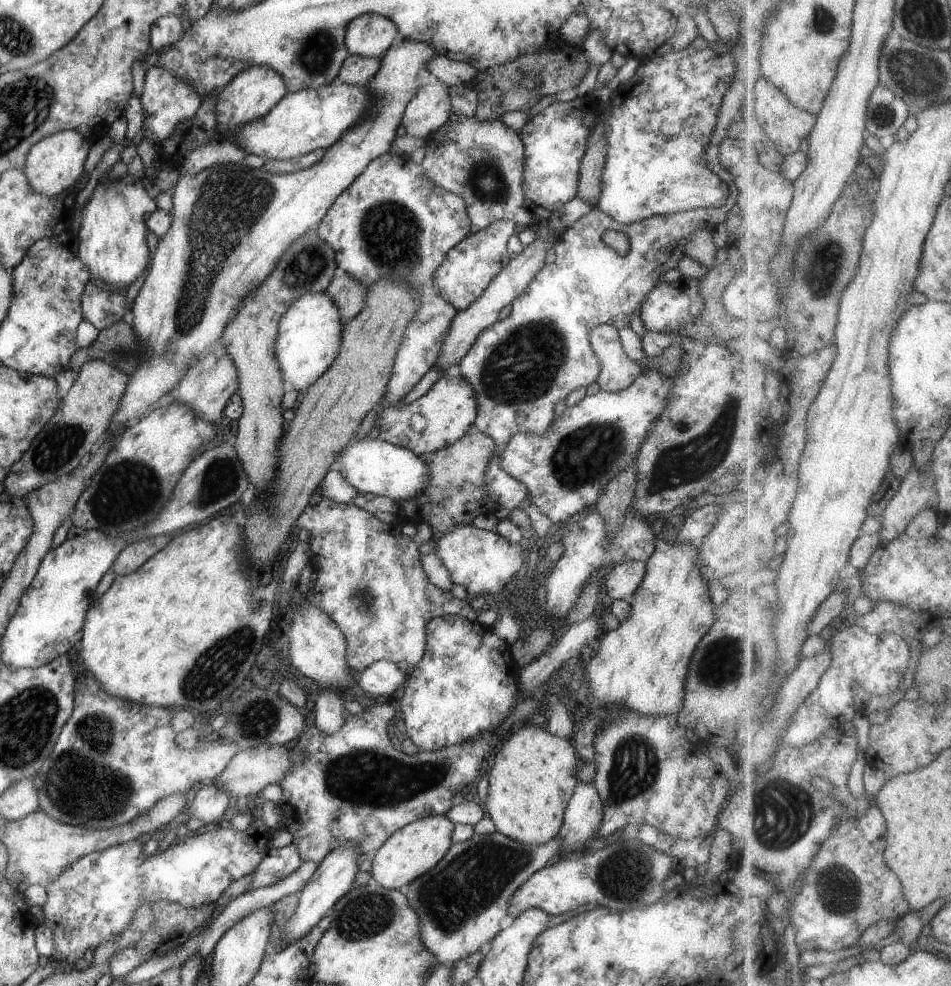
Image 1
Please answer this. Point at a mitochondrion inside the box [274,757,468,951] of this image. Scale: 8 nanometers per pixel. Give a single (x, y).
(364, 916)

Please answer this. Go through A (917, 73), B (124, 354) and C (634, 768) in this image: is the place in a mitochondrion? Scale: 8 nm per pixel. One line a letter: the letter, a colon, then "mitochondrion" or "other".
A: mitochondrion
B: other
C: mitochondrion

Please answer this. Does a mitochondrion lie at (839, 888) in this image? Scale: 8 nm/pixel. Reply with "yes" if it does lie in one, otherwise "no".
yes

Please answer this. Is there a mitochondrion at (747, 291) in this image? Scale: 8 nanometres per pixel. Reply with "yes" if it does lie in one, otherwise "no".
no

